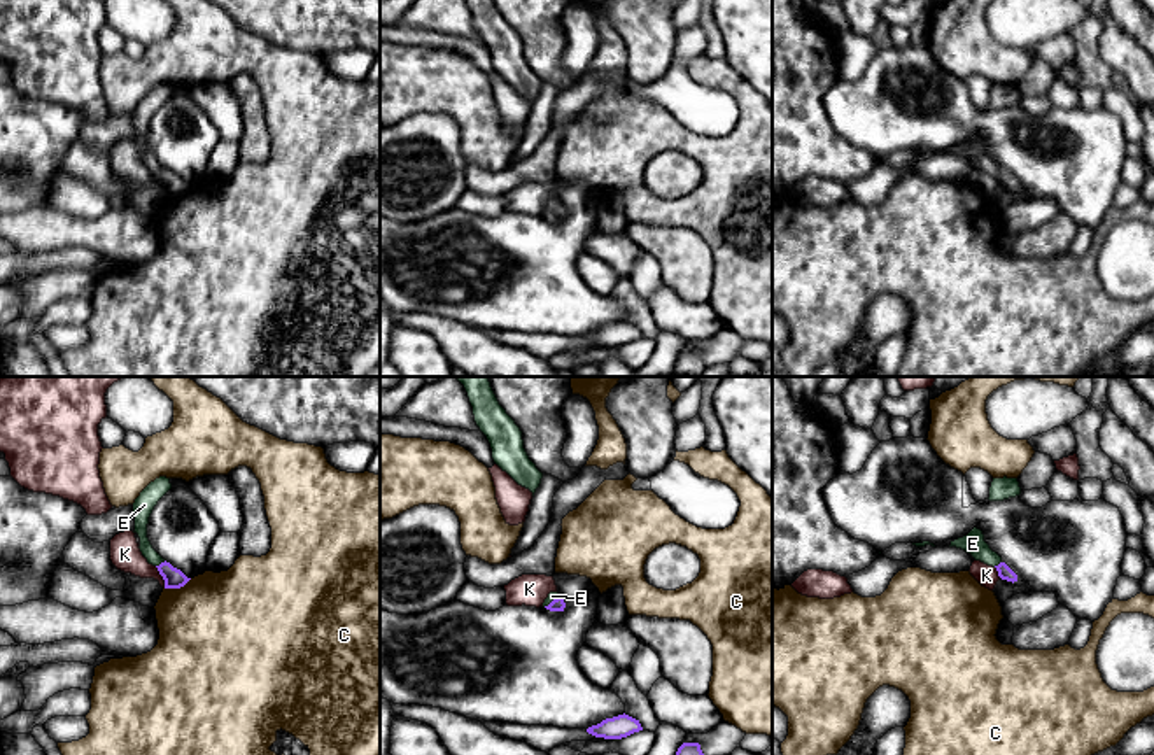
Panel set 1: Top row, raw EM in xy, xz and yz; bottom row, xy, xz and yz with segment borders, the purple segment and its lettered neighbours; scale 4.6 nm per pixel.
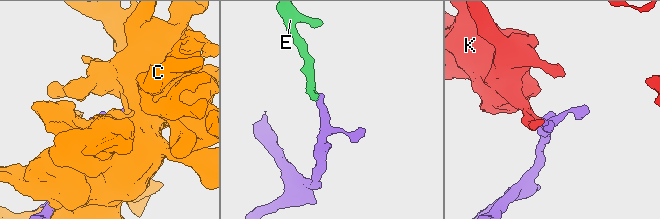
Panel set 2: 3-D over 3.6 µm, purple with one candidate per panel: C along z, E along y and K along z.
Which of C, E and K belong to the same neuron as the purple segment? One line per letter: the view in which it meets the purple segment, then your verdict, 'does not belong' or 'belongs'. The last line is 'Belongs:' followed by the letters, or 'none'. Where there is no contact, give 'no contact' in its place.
C: xy | does not belong
E: xy | belongs
K: xy | does not belong
Belongs: E

